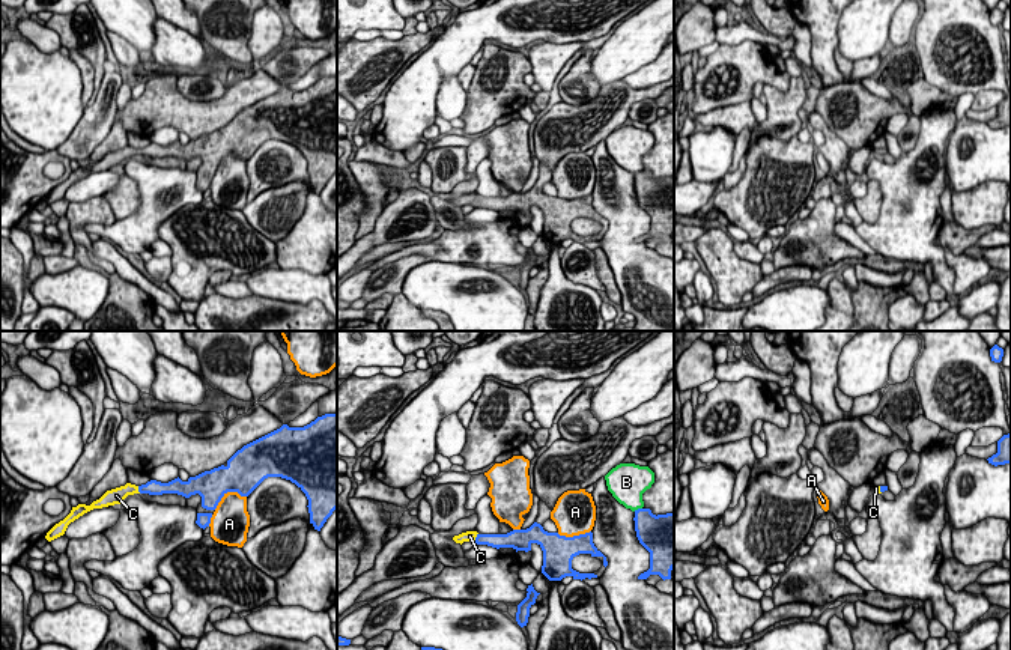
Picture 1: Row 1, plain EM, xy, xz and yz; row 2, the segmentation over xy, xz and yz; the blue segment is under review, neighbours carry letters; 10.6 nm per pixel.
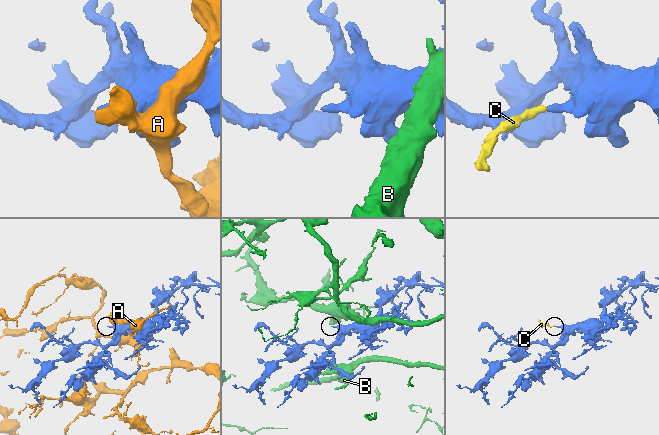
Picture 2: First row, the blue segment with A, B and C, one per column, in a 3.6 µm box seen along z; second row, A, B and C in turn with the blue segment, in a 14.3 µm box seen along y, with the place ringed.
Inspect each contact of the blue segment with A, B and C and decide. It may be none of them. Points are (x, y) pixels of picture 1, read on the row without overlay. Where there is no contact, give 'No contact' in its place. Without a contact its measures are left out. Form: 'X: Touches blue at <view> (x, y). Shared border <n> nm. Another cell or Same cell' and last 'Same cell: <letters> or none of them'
A: Touches blue at xy (227, 154). Shared border 380 nm. Another cell
B: Touches blue at xz (638, 172). Shared border 100 nm. Another cell
C: Touches blue at xz (476, 200). Shared border 110 nm. Same cell
Same cell: C

